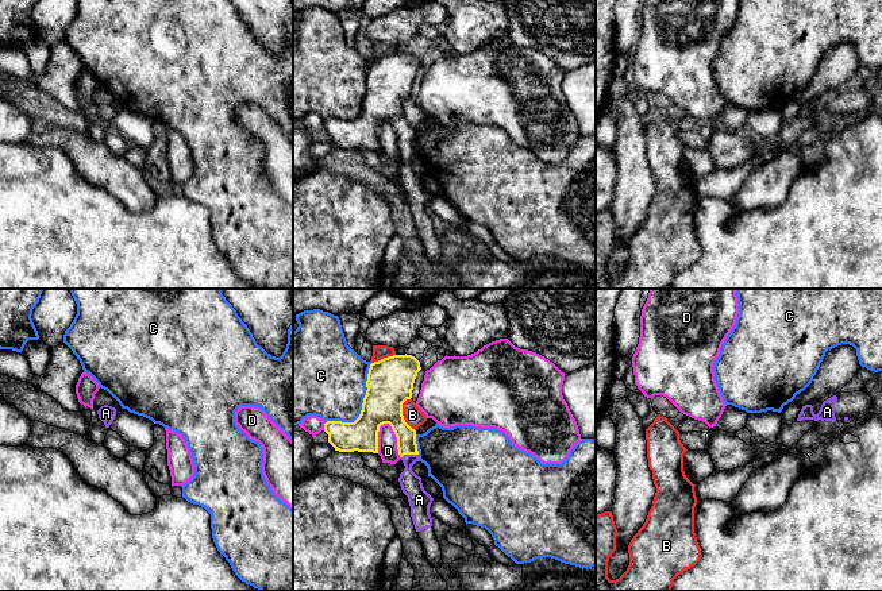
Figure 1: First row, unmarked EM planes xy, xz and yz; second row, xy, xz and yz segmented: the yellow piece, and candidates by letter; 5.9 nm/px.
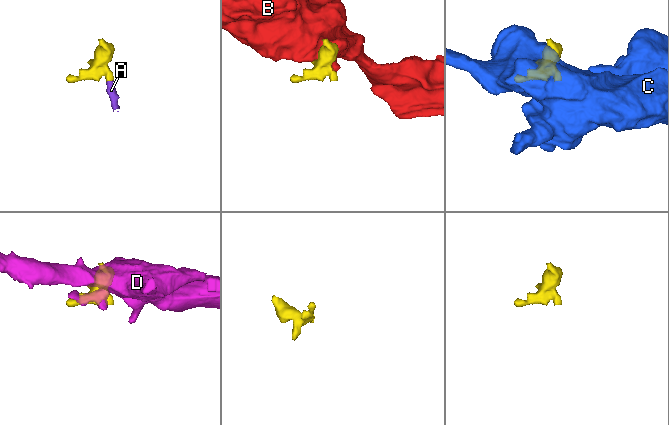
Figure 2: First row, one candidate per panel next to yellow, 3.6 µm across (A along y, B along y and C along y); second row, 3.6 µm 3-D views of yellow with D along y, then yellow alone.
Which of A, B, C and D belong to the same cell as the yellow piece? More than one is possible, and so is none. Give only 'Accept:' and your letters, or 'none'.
Accept: A

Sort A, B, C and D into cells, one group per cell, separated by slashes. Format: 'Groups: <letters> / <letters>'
Groups: A / B / C / D

